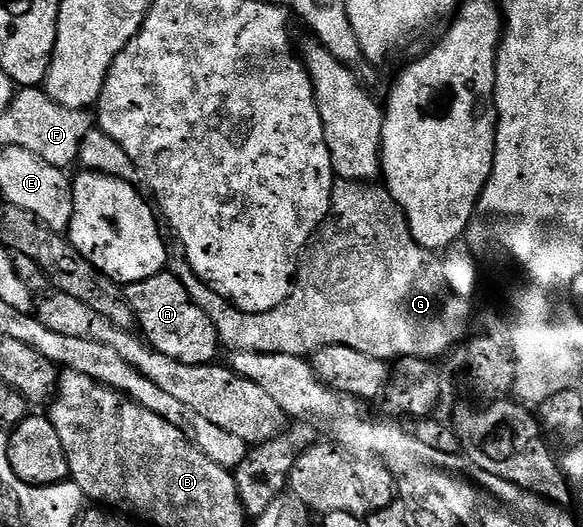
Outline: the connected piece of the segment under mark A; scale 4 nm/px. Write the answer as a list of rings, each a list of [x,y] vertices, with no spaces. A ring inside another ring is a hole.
[[[161,272],[146,280],[127,283],[126,297],[143,337],[156,351],[191,366],[211,365],[217,359],[215,357],[222,344],[220,334],[210,316],[206,316],[206,312],[171,272]]]

